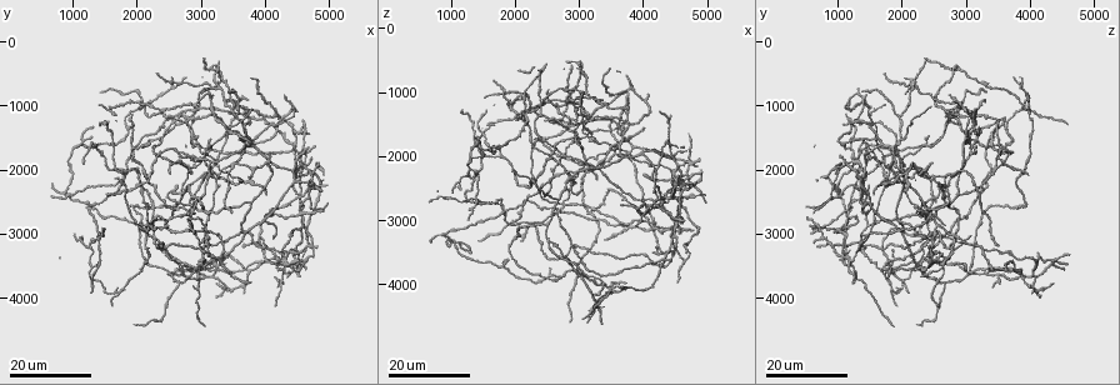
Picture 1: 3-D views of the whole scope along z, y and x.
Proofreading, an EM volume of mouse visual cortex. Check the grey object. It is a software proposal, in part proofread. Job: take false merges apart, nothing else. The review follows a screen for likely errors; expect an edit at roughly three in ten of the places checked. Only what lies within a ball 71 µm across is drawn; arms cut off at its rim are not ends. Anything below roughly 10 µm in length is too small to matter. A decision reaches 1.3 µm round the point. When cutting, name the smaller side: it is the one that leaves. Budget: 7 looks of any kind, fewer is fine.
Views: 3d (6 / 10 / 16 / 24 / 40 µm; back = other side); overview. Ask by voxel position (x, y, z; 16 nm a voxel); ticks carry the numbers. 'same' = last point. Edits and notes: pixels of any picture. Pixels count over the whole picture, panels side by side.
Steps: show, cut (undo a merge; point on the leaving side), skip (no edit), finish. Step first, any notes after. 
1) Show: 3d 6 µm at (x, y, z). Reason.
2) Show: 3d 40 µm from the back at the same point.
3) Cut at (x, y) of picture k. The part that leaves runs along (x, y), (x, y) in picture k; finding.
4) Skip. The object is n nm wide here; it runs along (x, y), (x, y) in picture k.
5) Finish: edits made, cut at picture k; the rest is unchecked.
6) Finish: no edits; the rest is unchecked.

Show: 3d 16 µm at (2850, 2450, 2500). Three arms meet.

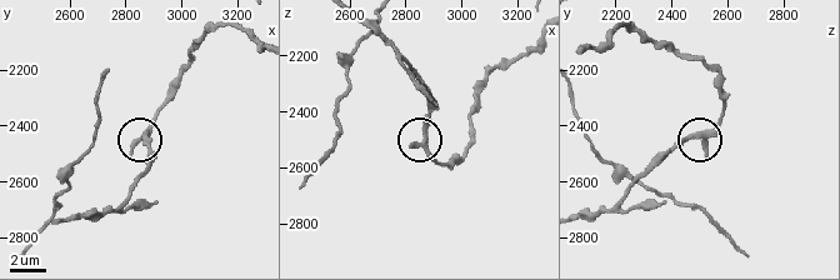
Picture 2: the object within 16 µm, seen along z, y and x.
Show: 3d 10 µm at (2880, 2430, 2530). Zoom in.

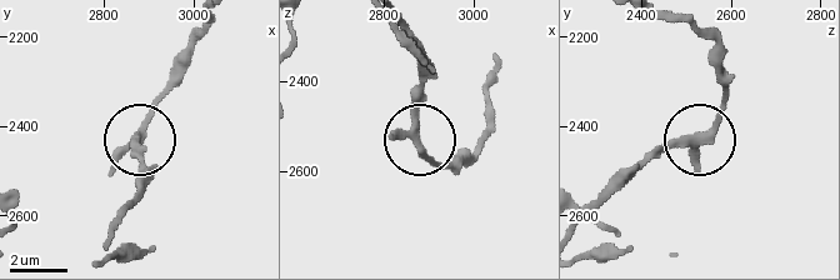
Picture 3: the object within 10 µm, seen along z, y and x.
Skip. One neuron here.

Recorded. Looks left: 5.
Show: 3d 16 µm at (4550, 2700, 2400). Four or more arms meet.

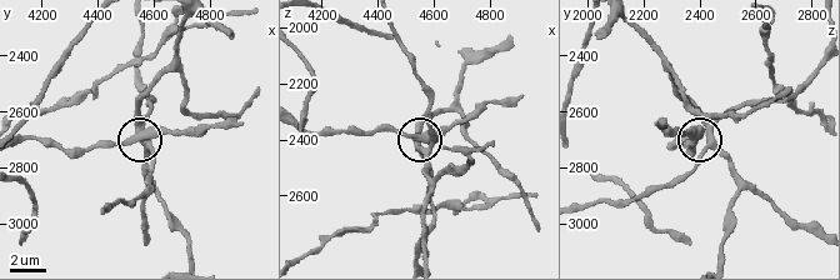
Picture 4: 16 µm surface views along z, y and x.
Show: 3d 6 µm at (4580, 2710, 2430).

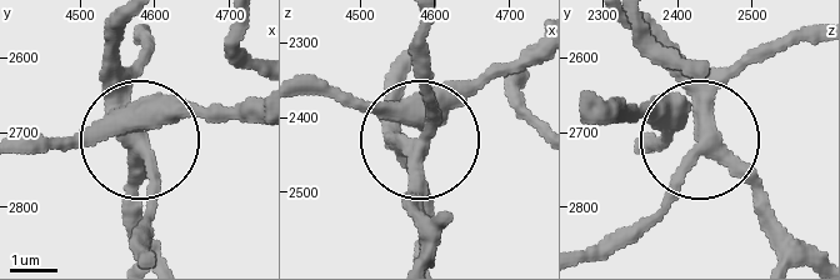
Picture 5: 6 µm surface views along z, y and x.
Skip. 5 arms meet here; continuous, no second neuron.

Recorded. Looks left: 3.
Show: 3d 24 µm at (4250, 3400, 2700). Four or more arms meet.

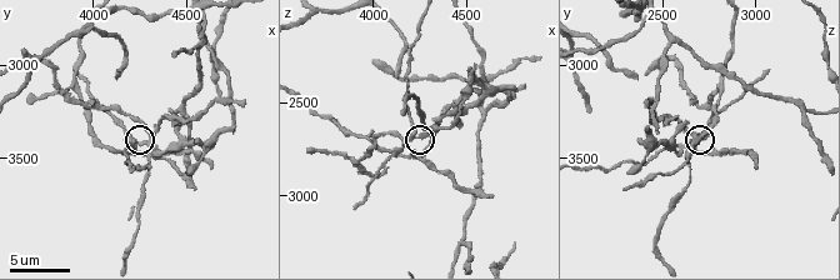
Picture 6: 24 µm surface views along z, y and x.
Show: 3d 10 µm at (4300, 3400, 2680). Closer look.

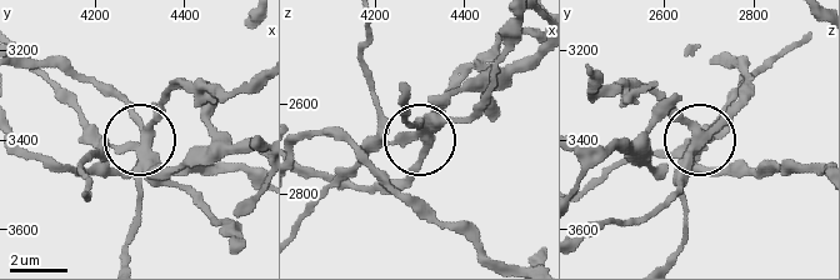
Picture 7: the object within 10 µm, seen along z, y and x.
Cut at (105, 143) of picture 7. The object is 280 nm wide here; two neurons meet here.

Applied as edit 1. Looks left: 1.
Finish: edits made, cut at picture 7; the rest is unchecked.

